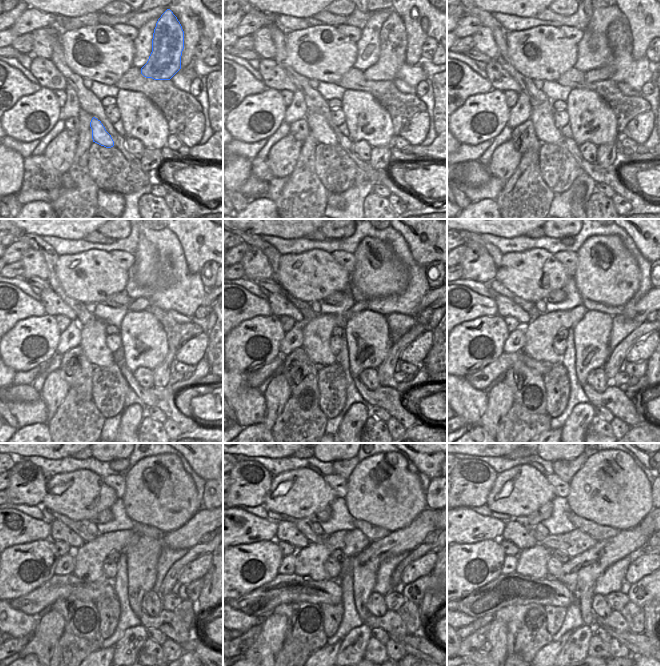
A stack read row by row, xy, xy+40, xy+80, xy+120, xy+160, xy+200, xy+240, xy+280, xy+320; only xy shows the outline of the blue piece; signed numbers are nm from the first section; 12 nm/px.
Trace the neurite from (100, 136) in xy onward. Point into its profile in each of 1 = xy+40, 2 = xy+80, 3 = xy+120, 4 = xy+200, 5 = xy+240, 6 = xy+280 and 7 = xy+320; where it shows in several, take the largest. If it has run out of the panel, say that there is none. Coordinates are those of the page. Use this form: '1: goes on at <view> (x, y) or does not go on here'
1: goes on at xy+40 (319, 128)
2: goes on at xy+80 (546, 130)
3: goes on at xy+120 (93, 336)
4: goes on at xy+200 (539, 332)
5: goes on at xy+240 (89, 558)
6: goes on at xy+280 (310, 561)
7: goes on at xy+320 (532, 562)

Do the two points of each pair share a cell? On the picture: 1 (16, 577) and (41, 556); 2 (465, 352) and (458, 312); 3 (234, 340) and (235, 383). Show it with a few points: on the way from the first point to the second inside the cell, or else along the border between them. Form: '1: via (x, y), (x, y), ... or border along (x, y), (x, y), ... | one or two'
1: via (17, 568), (26, 558), (32, 558) | one
2: border along (483, 316), (462, 321), (457, 325) | two
3: border along (233, 371), (243, 374) | two

